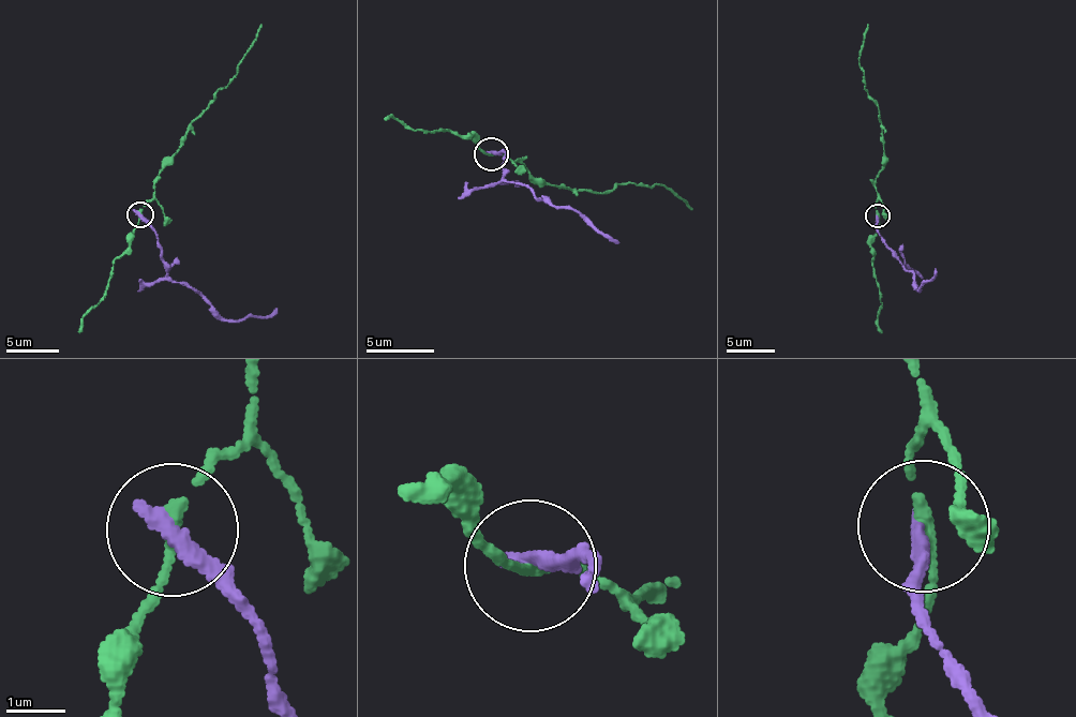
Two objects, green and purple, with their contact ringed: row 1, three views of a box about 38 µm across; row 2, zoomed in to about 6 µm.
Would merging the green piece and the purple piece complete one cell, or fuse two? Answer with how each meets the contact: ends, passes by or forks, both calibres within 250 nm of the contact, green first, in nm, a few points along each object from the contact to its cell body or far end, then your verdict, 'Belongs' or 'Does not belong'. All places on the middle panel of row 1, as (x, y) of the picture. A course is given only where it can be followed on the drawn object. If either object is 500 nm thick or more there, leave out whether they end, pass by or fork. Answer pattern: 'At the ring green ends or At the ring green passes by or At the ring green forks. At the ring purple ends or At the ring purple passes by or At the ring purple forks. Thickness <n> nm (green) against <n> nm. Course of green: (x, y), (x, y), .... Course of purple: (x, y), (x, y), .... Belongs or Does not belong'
At the ring green passes by. At the ring purple ends. Thickness 160 nm (green) against 320 nm. Course of green: (491, 154), (505, 153), (535, 178), (558, 187), (608, 193), (631, 182), (647, 188), (657, 183), (691, 208). Course of purple: (491, 154), (504, 154), (503, 178), (514, 185), (524, 184), (557, 209), (581, 211), (618, 243). Does not belong

